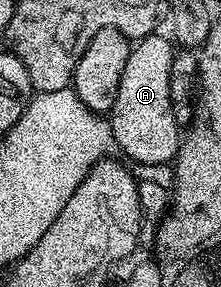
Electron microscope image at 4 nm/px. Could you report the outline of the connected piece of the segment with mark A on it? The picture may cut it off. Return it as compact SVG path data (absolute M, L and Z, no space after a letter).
M155 32L146 38L137 39L130 47L128 64L124 64L124 76L120 76L120 88L116 88L116 100L112 104L108 121L114 145L123 150L134 164L170 164L178 157L180 127L173 115L173 102L170 99L170 73L176 53L176 46L162 32Z

